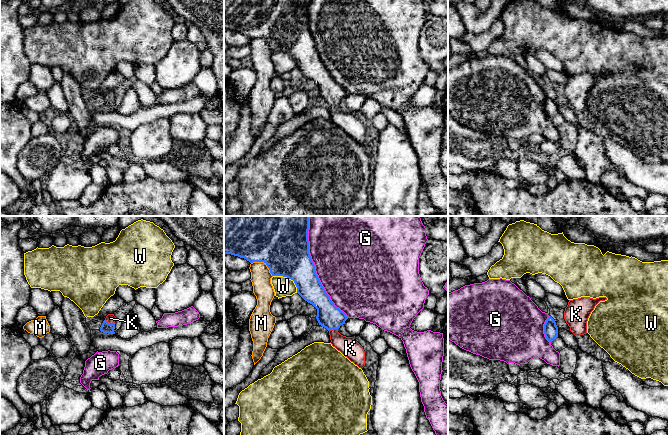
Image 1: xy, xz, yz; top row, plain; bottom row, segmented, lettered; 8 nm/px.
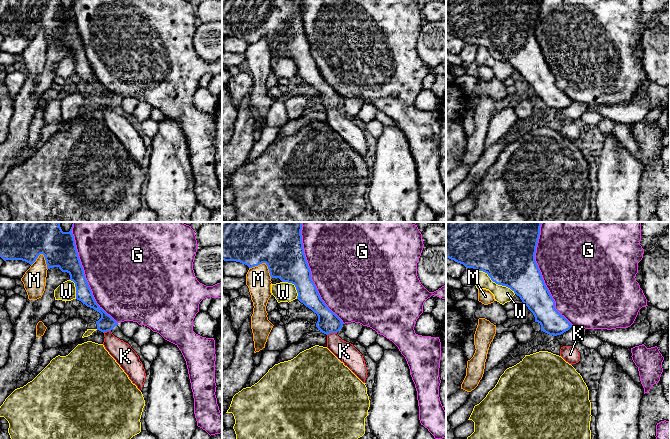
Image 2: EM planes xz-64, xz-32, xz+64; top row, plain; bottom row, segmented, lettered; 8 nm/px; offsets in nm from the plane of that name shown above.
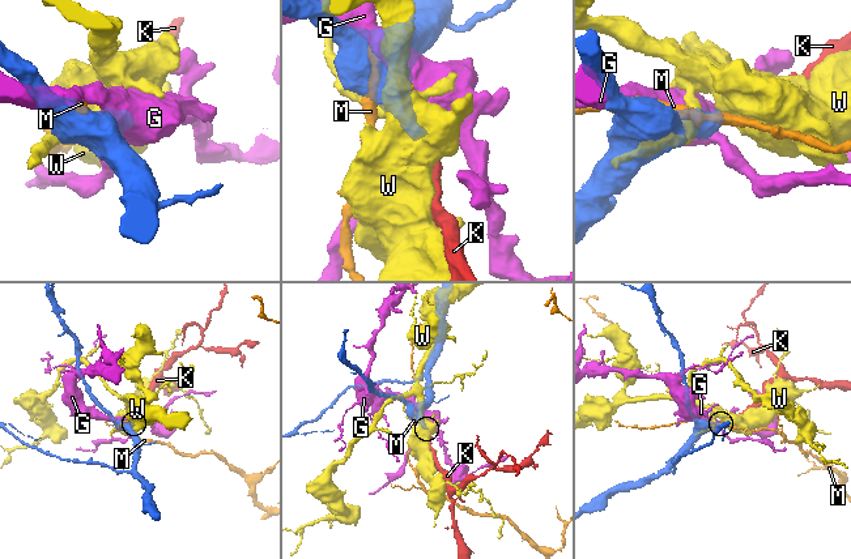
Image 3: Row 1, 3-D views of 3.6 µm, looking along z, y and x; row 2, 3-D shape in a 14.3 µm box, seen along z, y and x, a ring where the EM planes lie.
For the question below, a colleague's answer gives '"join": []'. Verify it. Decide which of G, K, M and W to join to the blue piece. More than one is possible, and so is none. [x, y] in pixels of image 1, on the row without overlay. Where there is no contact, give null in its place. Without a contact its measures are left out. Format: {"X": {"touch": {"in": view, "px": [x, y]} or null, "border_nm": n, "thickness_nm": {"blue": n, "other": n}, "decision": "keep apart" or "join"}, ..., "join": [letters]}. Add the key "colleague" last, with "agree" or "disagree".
{"G": {"touch": {"in": "xz", "px": [315, 47]}, "border_nm": 800, "thickness_nm": {"blue": 340, "other": 480}, "decision": "keep apart"}, "K": {"touch": {"in": "xy", "px": [109, 99]}, "border_nm": 90, "thickness_nm": {"blue": 90, "other": 80}, "decision": "join"}, "M": {"touch": {"in": "xz", "px": [264, 38]}, "border_nm": 200, "thickness_nm": {"blue": 380, "other": 160}, "decision": "keep apart"}, "W": {"touch": {"in": "xz", "px": [289, 54]}, "border_nm": 240, "thickness_nm": {"blue": 380, "other": 160}, "decision": "keep apart"}, "join": ["K"], "colleague": "disagree"}

